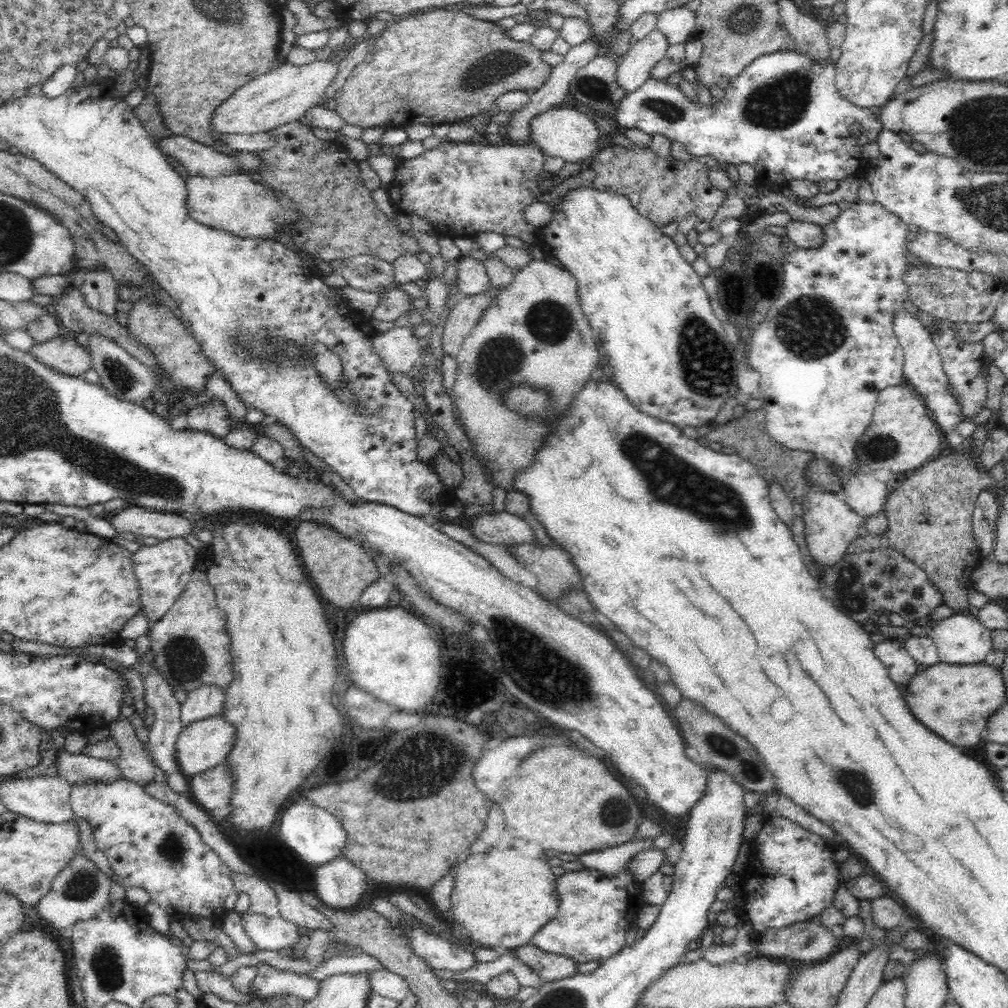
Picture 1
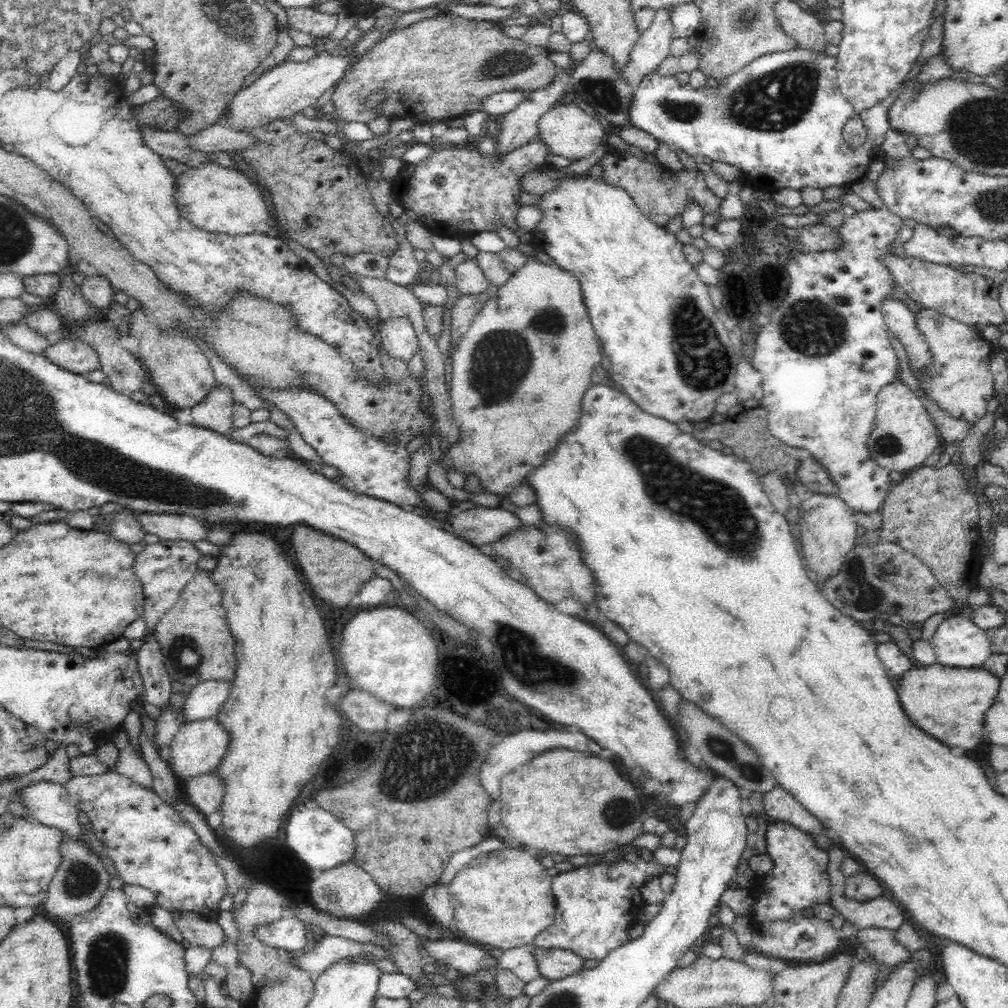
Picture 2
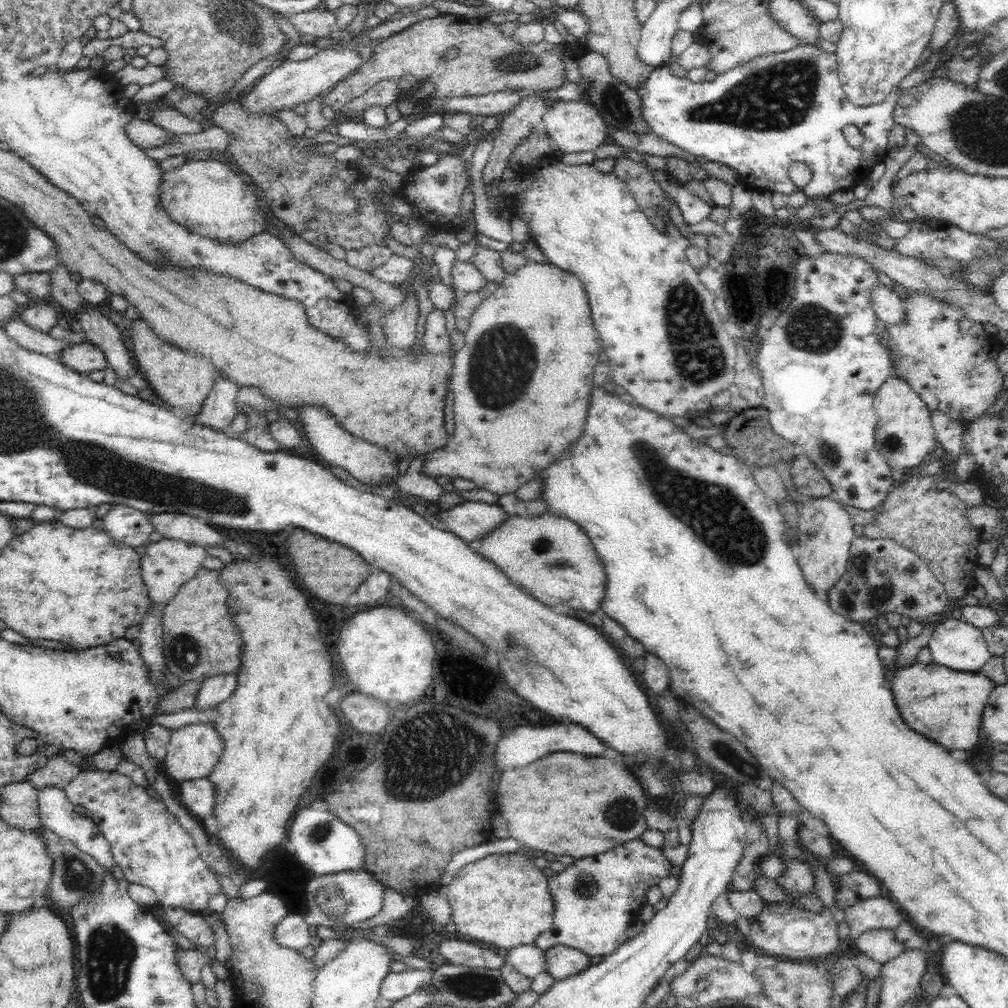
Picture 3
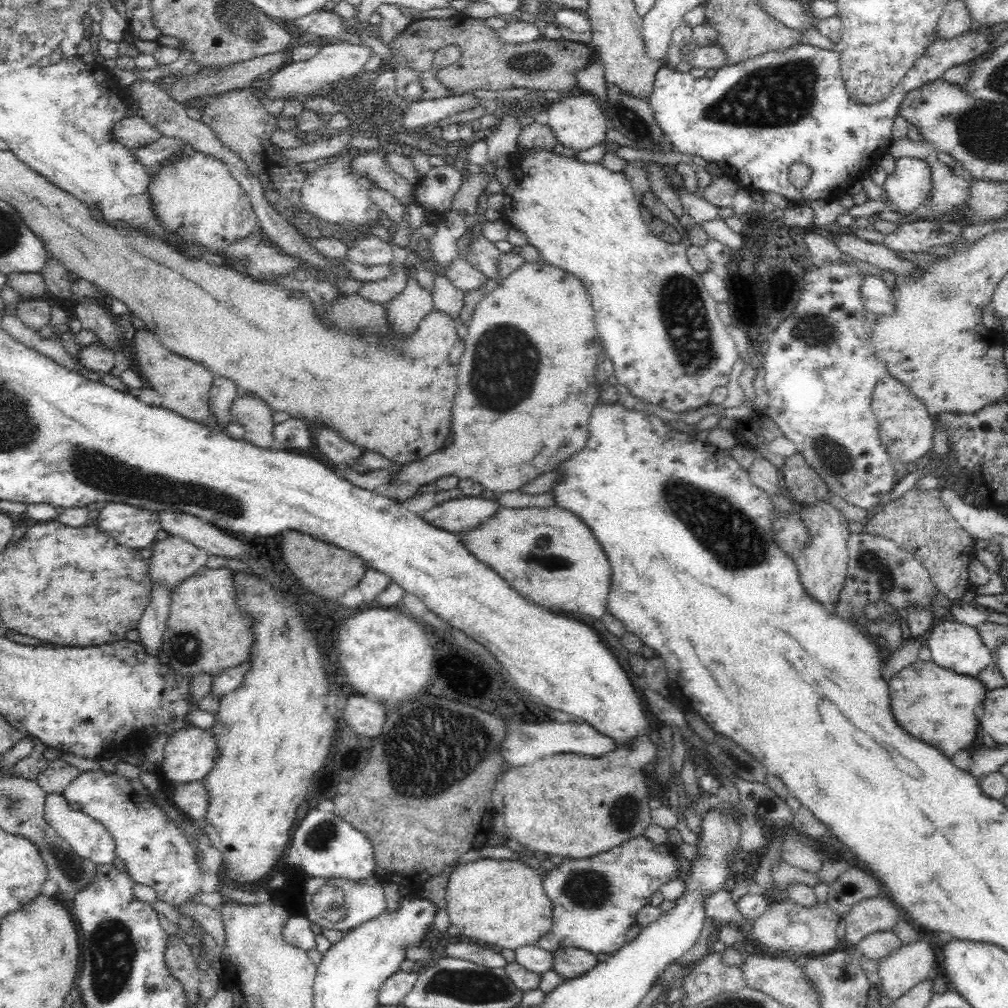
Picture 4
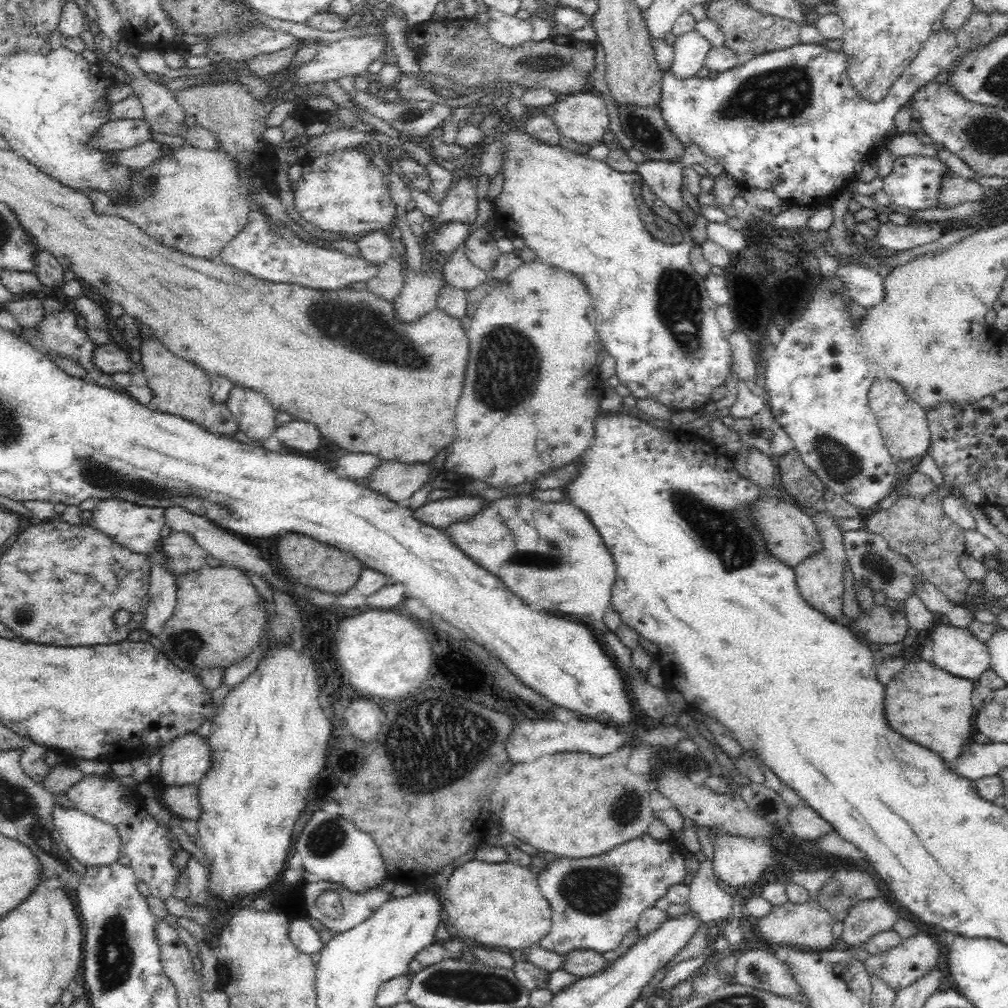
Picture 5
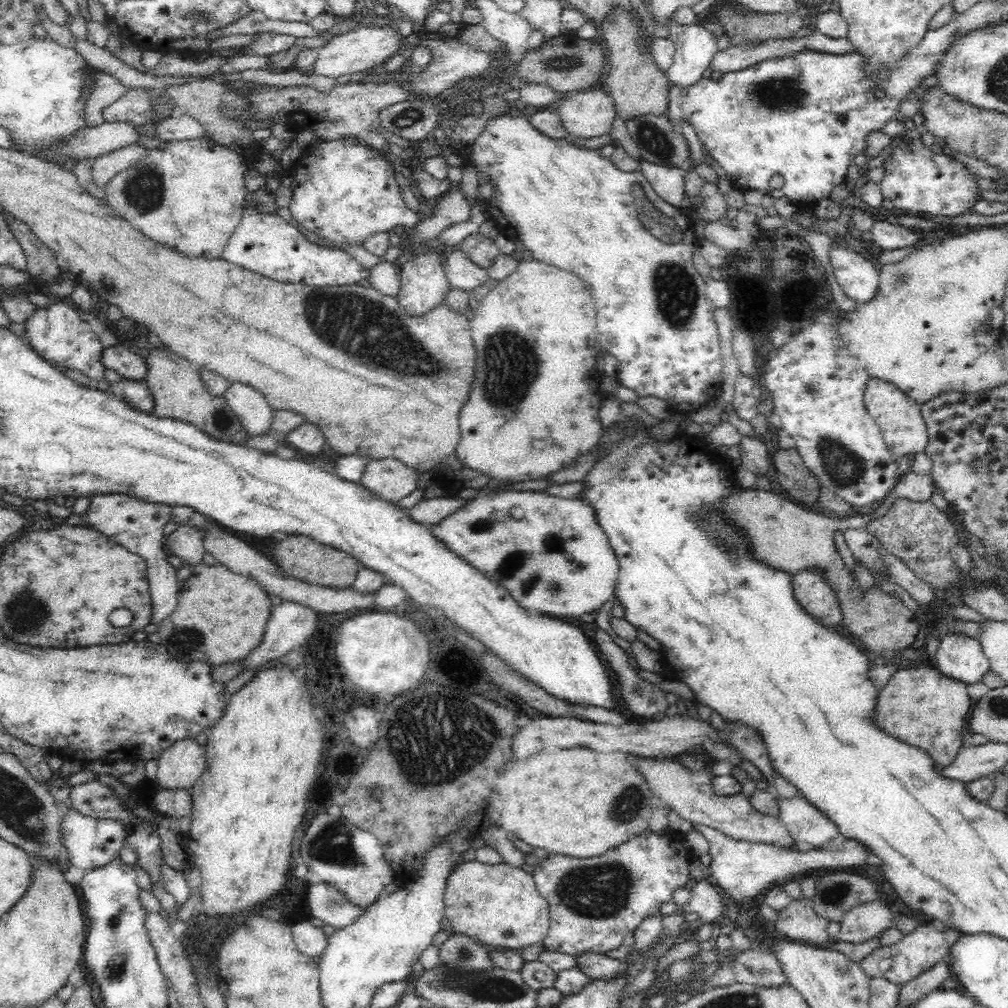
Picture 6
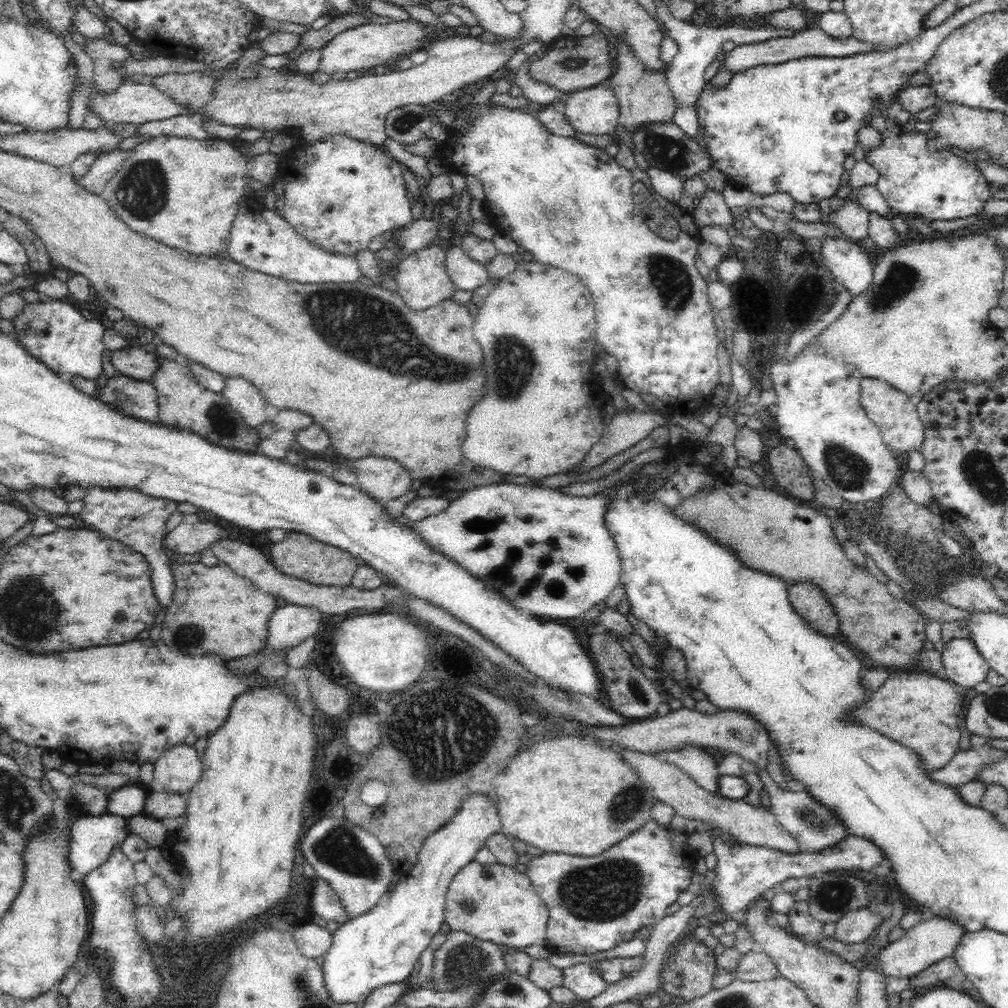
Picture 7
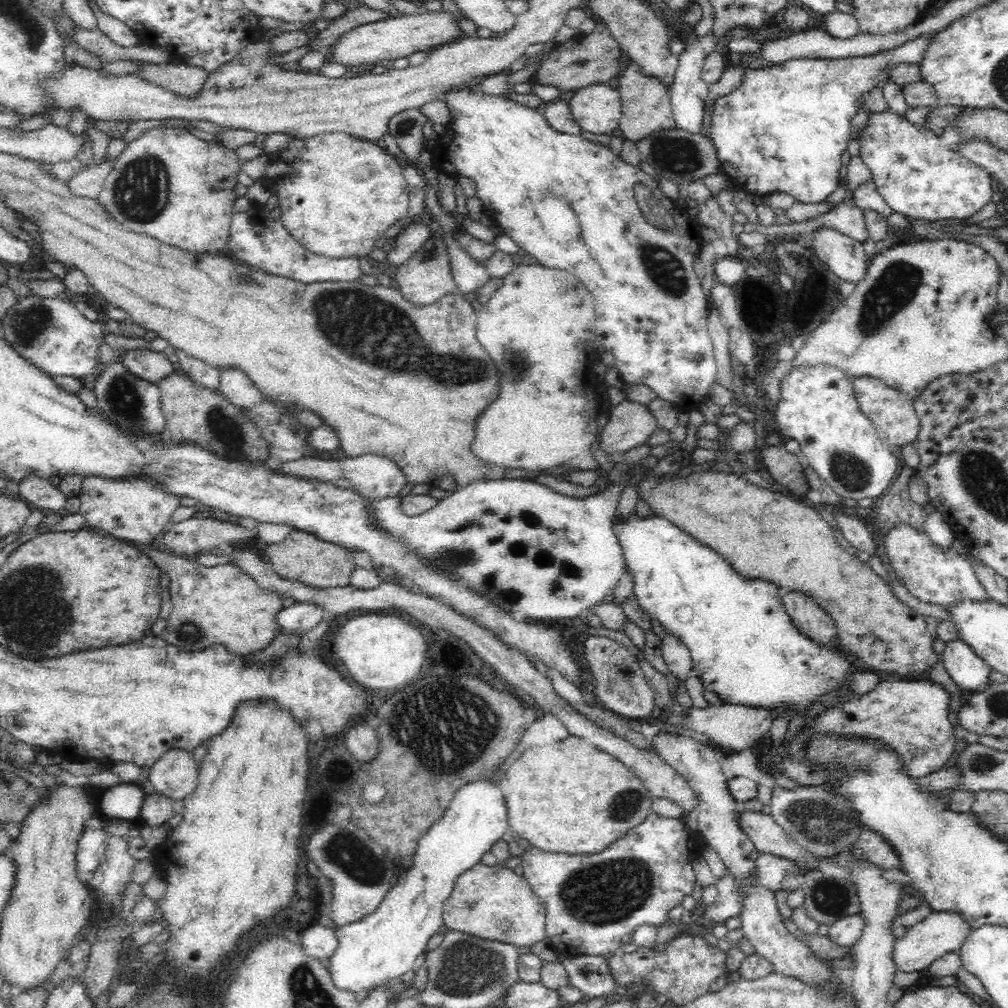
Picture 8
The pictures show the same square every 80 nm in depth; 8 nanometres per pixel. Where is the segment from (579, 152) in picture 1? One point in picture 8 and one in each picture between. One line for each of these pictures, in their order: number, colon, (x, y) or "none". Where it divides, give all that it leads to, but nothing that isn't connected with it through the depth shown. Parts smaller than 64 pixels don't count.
2: (566, 130)
3: (573, 126)
4: (577, 121)
5: (581, 117)
6: (588, 114)
7: (594, 110)
8: (596, 108)

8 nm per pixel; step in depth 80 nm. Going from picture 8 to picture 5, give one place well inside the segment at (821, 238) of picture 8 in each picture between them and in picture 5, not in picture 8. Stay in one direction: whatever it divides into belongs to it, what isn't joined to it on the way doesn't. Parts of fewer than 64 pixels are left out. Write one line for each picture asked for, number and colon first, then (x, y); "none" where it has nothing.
5: (865, 284)
6: (859, 278)
7: (849, 262)

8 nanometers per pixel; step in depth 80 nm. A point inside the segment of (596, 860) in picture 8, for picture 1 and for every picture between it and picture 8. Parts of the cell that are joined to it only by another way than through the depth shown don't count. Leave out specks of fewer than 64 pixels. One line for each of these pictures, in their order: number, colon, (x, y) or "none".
1: (595, 912)
2: (597, 905)
3: (597, 898)
4: (595, 900)
5: (595, 901)
6: (593, 903)
7: (593, 902)

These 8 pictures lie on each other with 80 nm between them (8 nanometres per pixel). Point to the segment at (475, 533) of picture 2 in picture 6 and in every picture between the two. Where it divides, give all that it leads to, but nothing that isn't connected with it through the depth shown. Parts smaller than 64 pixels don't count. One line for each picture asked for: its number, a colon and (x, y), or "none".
3: (471, 521)
4: (462, 515)
5: (442, 513)
6: (428, 512)

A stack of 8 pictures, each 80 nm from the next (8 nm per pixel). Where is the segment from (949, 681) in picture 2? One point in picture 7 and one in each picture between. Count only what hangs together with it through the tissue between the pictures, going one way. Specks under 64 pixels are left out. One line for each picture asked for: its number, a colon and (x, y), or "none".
3: (945, 705)
4: (933, 703)
5: (943, 702)
6: (921, 706)
7: (918, 709)

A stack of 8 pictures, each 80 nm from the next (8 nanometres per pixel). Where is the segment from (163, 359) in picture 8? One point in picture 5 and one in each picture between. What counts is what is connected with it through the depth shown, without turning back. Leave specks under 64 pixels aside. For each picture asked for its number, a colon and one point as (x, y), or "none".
5: (107, 357)
6: (119, 358)
7: (138, 363)

